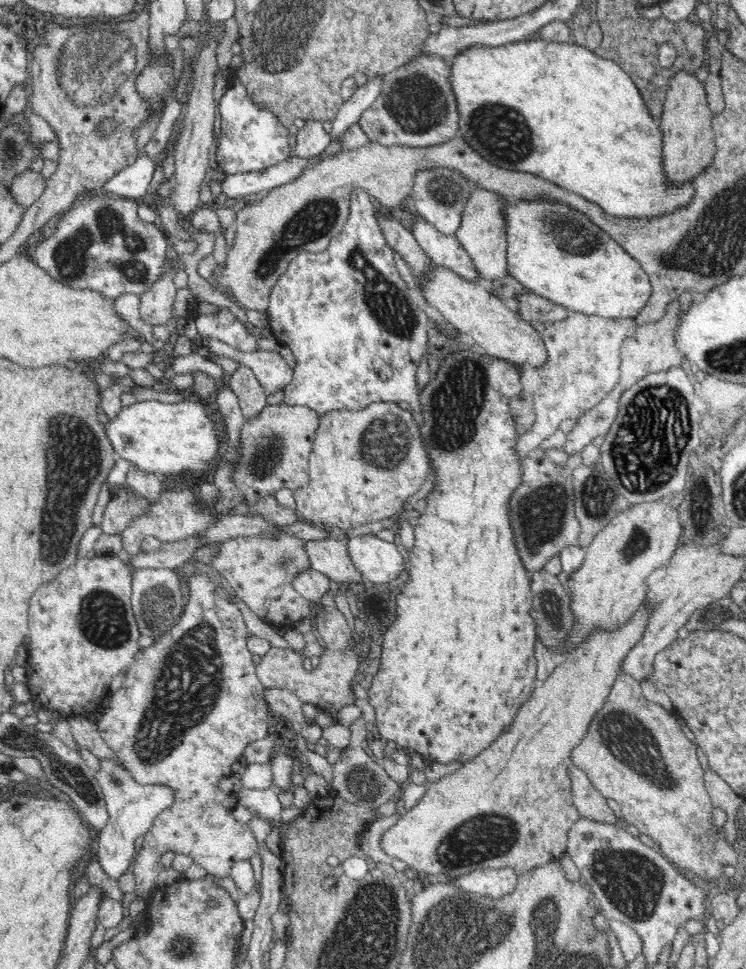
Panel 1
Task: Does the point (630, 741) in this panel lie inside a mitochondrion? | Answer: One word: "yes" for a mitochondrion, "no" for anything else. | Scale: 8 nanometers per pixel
yes

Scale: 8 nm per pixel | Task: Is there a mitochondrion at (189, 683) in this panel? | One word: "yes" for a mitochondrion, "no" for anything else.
yes

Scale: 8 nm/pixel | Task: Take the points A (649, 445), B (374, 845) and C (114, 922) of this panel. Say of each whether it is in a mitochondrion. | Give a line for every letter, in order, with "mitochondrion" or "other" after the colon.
A: mitochondrion
B: other
C: other

